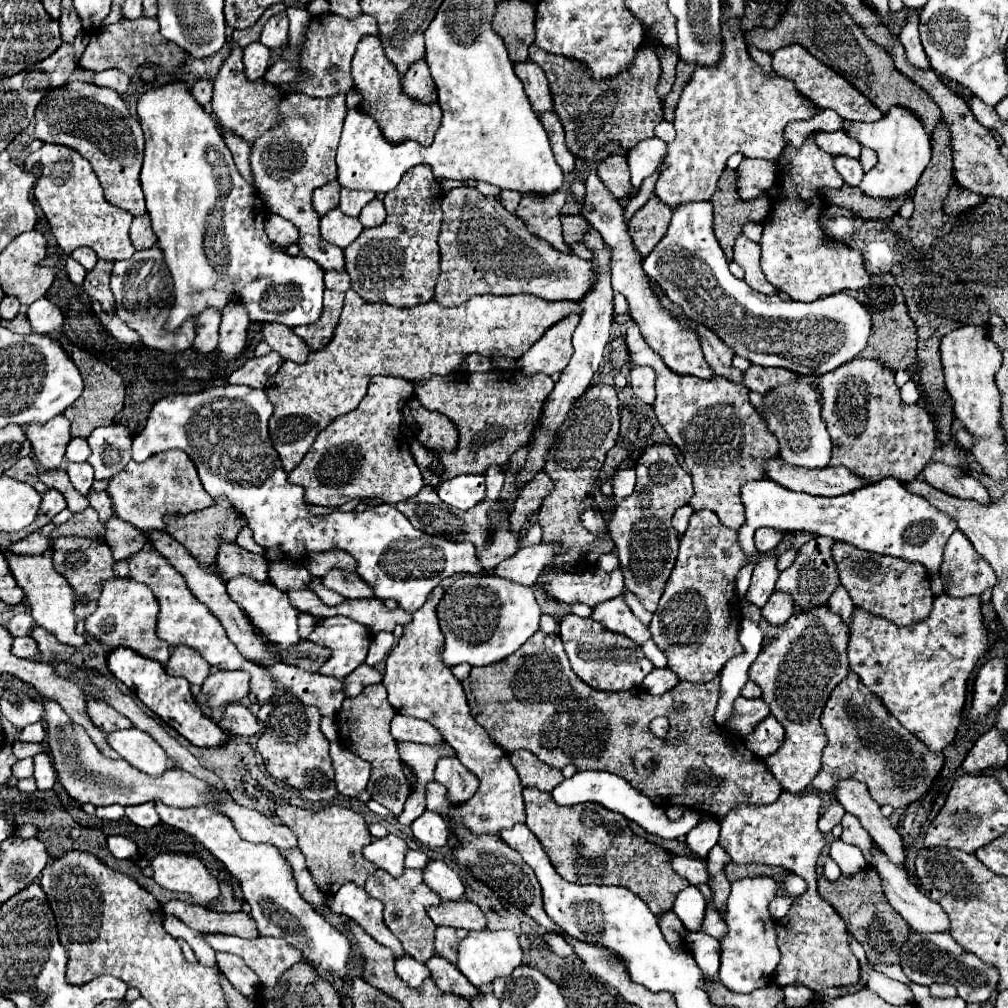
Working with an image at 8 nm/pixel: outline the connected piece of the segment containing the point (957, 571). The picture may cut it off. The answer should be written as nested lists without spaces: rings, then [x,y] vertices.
[[[955,530],[947,540],[939,576],[943,580],[945,594],[953,598],[983,594],[987,588],[995,586],[993,568],[977,554],[961,530]]]

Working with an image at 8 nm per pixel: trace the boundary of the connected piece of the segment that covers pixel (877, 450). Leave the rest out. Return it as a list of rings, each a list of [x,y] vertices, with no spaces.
[[[851,360],[841,368],[819,376],[817,386],[821,388],[821,416],[833,440],[833,456],[829,466],[851,468],[851,472],[865,476],[863,480],[869,482],[877,482],[883,476],[895,476],[899,480],[911,482],[921,474],[935,450],[935,426],[921,406],[907,406],[901,402],[893,370],[883,368],[875,360]]]

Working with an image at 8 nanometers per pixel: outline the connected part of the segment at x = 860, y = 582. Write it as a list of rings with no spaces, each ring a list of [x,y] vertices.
[[[839,540],[833,544],[831,554],[835,566],[839,566],[841,584],[847,588],[855,606],[875,616],[883,616],[897,626],[909,626],[929,616],[933,594],[929,590],[929,574],[921,564],[911,564],[895,556],[859,552],[859,548],[851,548],[851,544],[839,544]]]

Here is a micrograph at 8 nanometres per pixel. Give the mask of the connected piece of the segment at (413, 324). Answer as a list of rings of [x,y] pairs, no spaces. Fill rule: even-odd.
[[[347,290],[331,344],[319,352],[311,352],[305,364],[283,362],[265,386],[267,398],[275,406],[269,420],[269,434],[283,470],[291,472],[323,428],[337,416],[359,406],[373,376],[397,376],[409,382],[433,374],[445,376],[459,370],[463,356],[473,352],[489,358],[521,358],[547,328],[571,312],[581,314],[577,302],[549,302],[531,294],[475,296],[457,308],[443,308],[429,300],[415,308],[397,310],[383,302],[365,302],[355,290]]]

